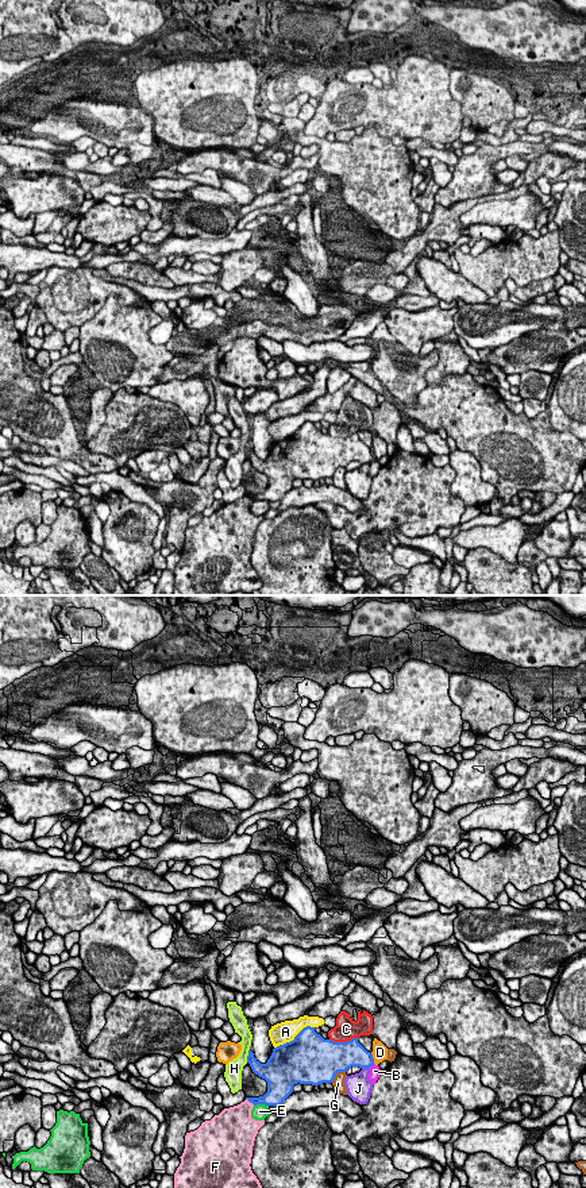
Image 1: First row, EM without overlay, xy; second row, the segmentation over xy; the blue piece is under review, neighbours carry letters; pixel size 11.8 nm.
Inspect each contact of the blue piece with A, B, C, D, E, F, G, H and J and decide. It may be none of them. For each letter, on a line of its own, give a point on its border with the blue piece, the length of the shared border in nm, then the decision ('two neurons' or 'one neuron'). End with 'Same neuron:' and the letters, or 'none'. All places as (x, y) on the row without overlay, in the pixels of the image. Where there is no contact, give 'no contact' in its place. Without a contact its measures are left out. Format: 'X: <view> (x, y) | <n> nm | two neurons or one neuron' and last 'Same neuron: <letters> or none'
A: xy (295, 434) | 550 nm | two neurons
B: xy (371, 461) | 90 nm | two neurons
C: xy (343, 438) | 340 nm | two neurons
D: xy (373, 454) | 140 nm | two neurons
E: xy (261, 498) | 180 nm | two neurons
F: xy (250, 497) | 140 nm | two neurons
G: xy (336, 467) | 220 nm | two neurons
H: xy (247, 451) | 160 nm | two neurons
J: xy (365, 462) | 100 nm | two neurons
Same neuron: none

